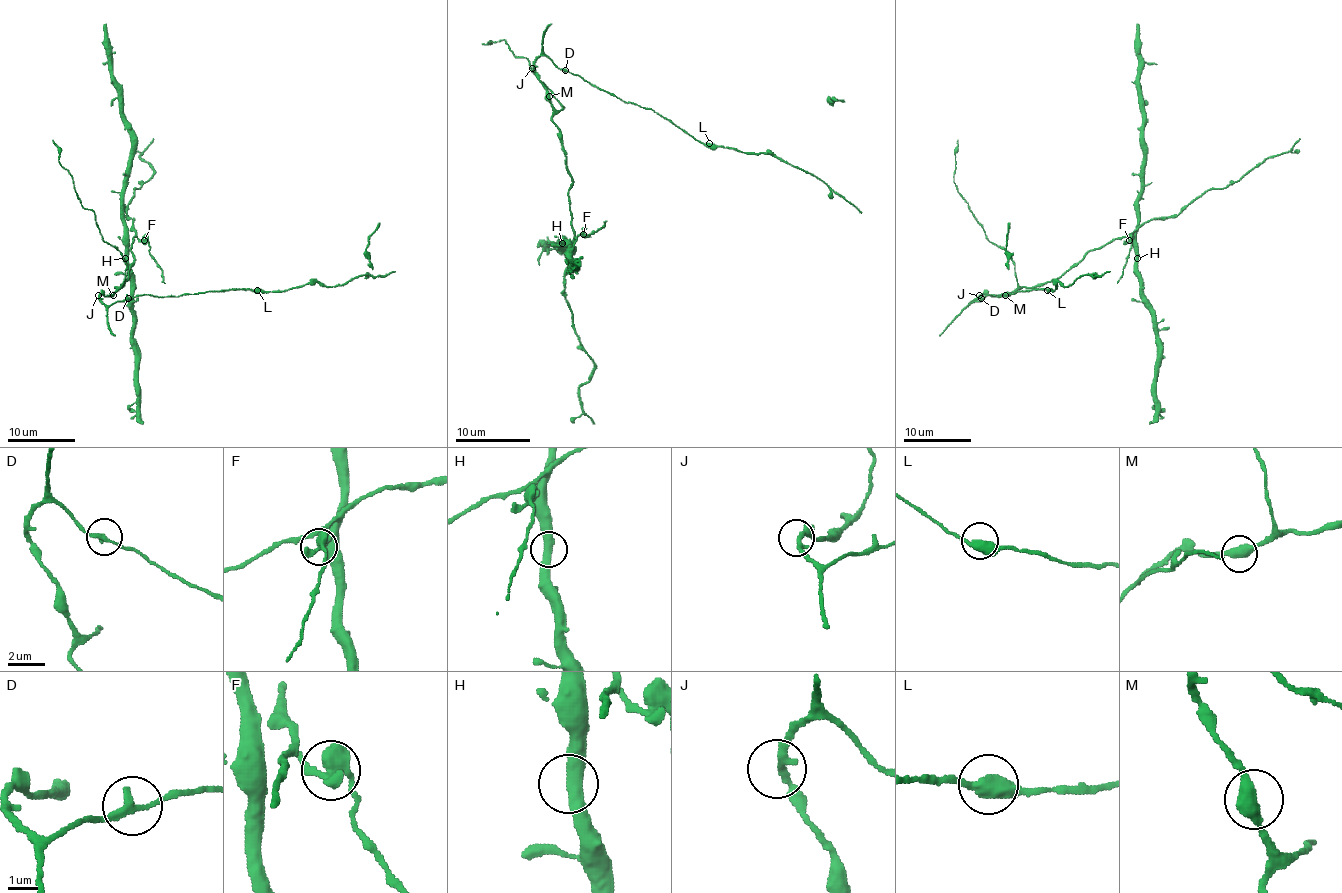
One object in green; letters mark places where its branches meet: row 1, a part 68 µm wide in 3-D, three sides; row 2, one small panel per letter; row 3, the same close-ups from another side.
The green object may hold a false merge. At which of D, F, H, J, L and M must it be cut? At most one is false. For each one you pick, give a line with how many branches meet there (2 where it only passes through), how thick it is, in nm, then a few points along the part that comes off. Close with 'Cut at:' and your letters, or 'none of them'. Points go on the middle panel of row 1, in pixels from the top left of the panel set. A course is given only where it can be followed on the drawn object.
F: 2 branches meet; 460 nm thick; foreign part runs (583, 233), (590, 235), (588, 233), (607, 220)
Cut at: F

